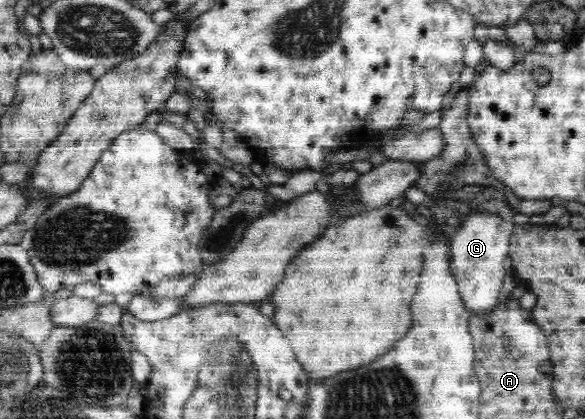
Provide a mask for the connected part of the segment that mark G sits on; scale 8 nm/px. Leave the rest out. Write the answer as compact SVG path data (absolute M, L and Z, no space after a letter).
M476 210L470 213L452 239L451 268L459 288L462 303L471 315L485 316L497 307L499 295L507 274L504 265L509 255L510 241L515 222L508 222L497 215Z

